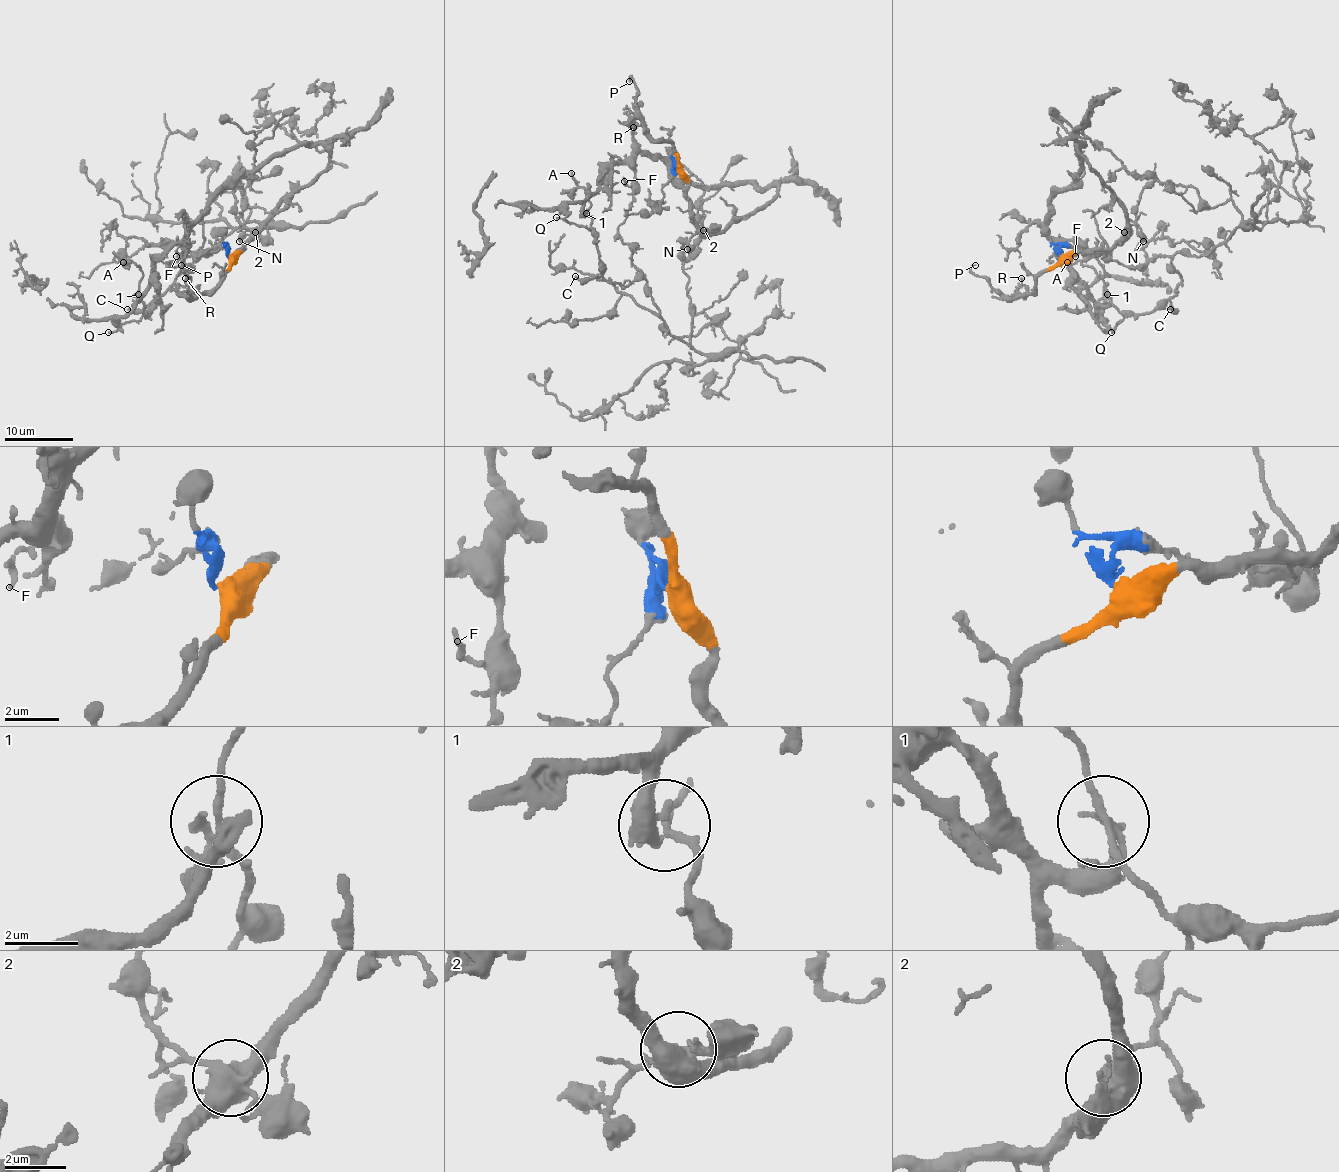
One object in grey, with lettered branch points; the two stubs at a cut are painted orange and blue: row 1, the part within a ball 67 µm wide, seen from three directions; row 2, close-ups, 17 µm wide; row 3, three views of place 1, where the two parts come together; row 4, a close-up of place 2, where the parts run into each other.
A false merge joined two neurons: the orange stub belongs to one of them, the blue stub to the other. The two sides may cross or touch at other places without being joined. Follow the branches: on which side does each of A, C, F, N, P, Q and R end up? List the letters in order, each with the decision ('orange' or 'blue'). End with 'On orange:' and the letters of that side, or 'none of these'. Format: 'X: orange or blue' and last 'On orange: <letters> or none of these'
A: blue
C: blue
F: orange
N: blue
P: orange
Q: blue
R: orange
On orange: F, P, R

